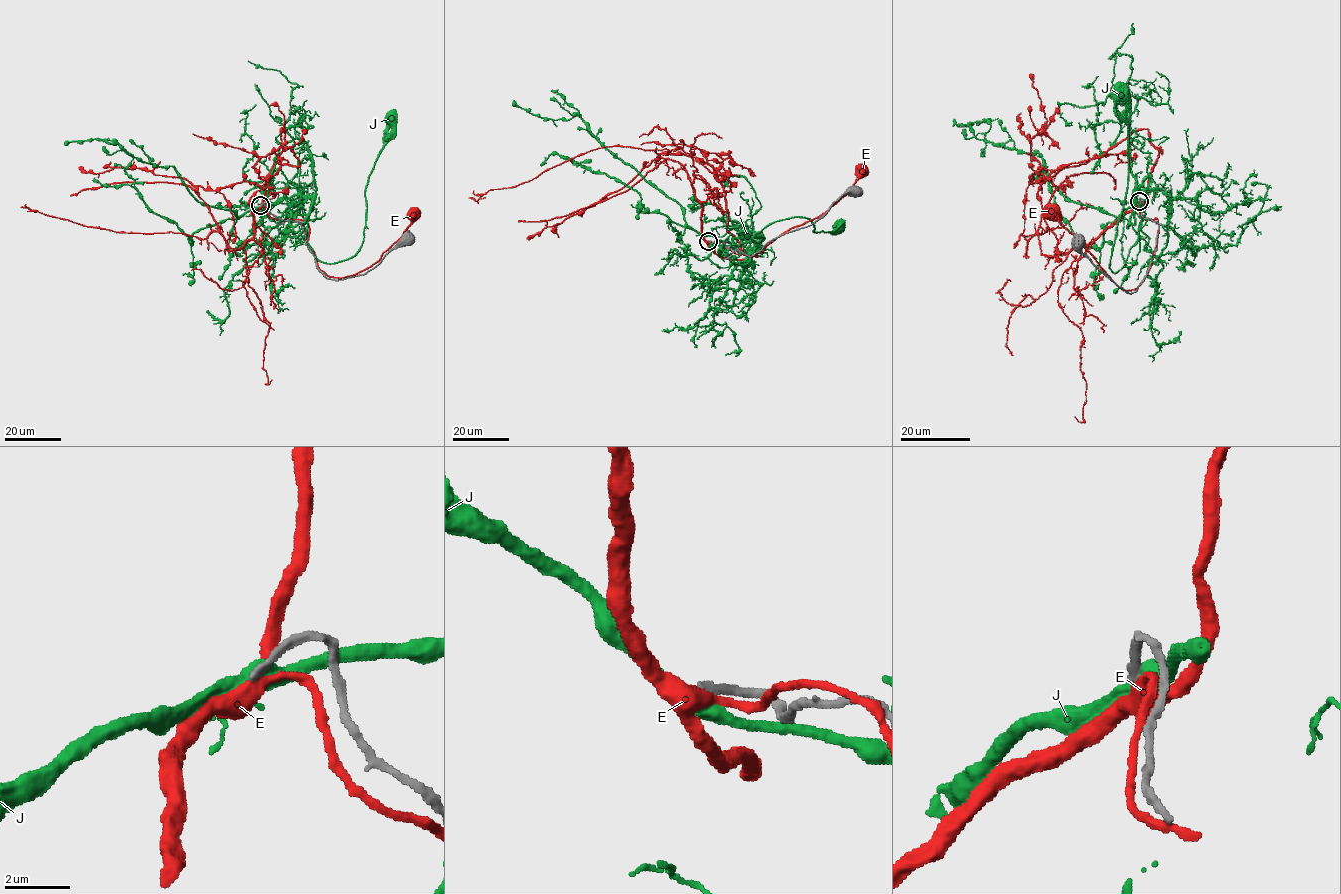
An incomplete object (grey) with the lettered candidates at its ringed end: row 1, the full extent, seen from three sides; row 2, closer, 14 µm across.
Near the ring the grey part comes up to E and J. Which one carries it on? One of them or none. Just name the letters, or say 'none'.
none

